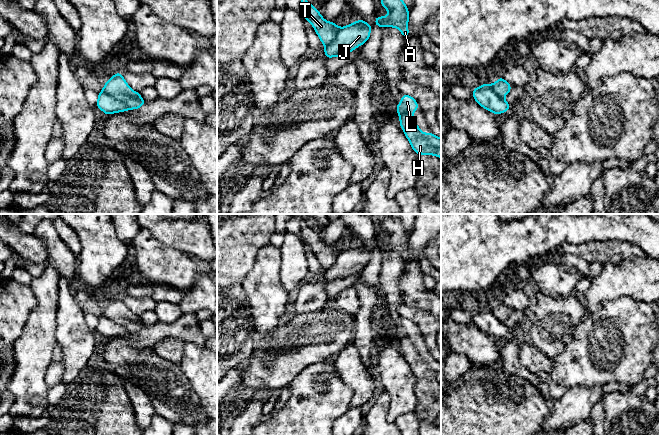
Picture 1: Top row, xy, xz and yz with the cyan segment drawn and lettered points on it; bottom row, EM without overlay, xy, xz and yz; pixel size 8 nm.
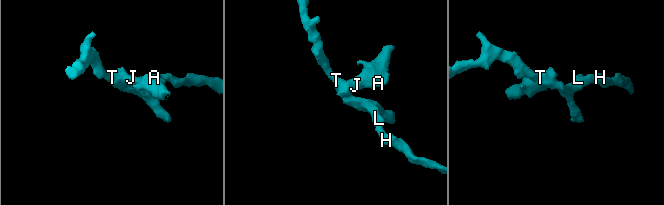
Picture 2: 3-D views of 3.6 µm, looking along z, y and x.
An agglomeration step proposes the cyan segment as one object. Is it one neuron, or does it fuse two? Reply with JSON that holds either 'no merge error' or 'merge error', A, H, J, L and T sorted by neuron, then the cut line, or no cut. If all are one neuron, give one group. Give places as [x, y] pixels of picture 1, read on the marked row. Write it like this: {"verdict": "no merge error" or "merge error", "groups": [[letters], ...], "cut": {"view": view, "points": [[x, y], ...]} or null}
{"verdict": "merge error", "groups": [["A", "J"], ["H", "L", "T"]], "cut": {"view": "xy", "points": [[102, 90], [121, 101], [128, 109]]}}

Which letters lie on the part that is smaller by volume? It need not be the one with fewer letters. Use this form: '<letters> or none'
A, J

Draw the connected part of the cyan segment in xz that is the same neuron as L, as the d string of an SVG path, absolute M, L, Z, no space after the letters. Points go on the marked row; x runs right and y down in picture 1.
M403 94L401 103L396 105L403 129L412 149L417 153L435 155L441 158L441 138L433 133L422 133L413 118L413 112L418 110L418 103L409 95Z

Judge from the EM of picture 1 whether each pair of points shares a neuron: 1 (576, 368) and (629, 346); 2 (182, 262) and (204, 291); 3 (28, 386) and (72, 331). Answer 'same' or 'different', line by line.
1: same
2: different
3: different

